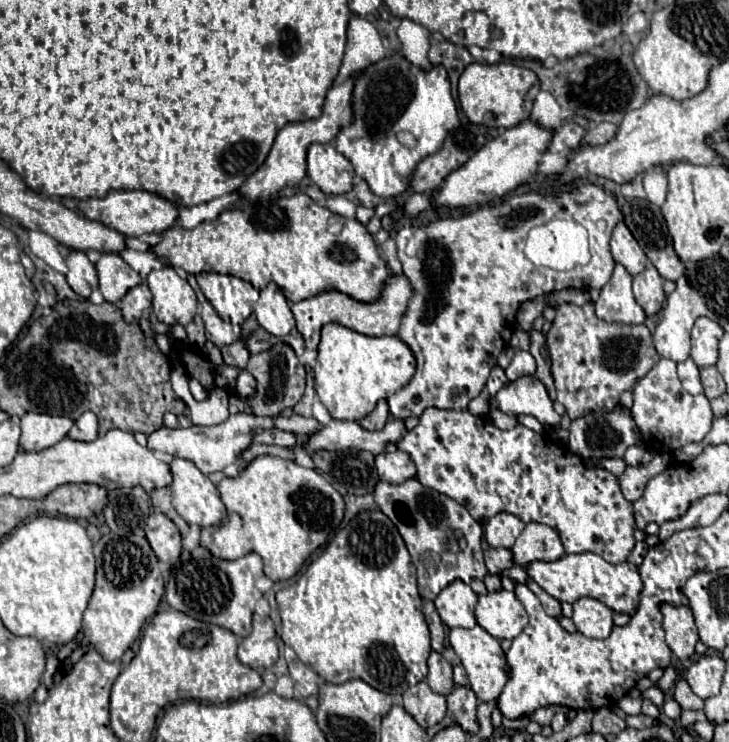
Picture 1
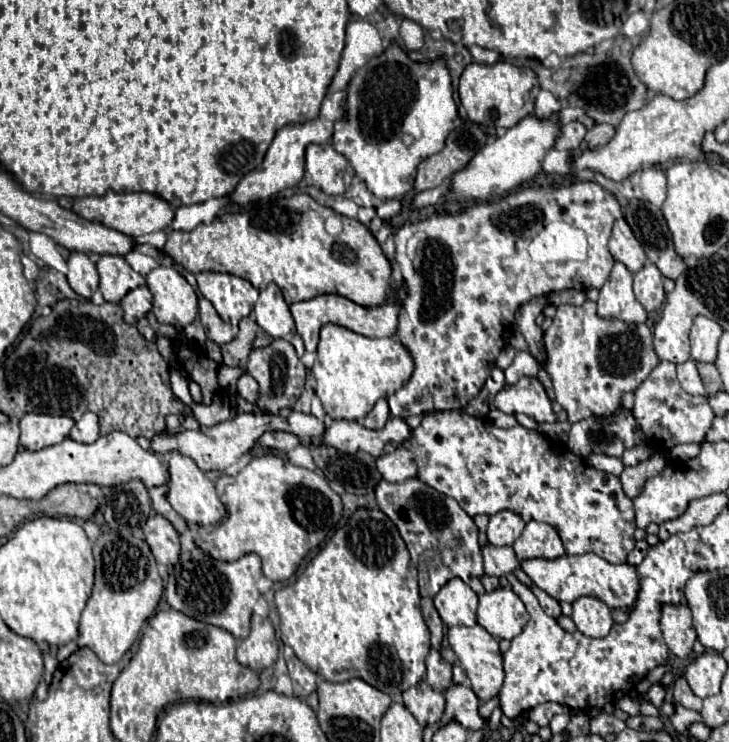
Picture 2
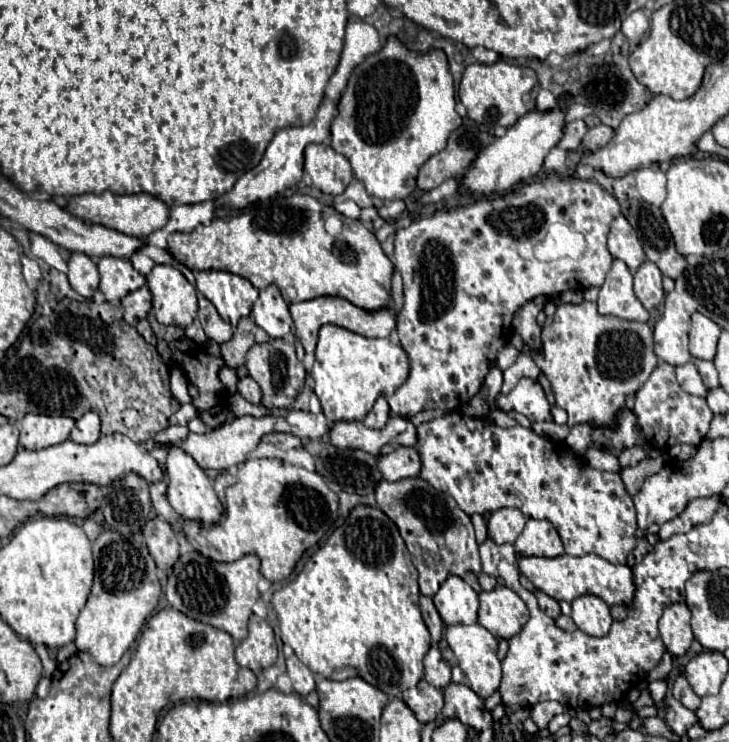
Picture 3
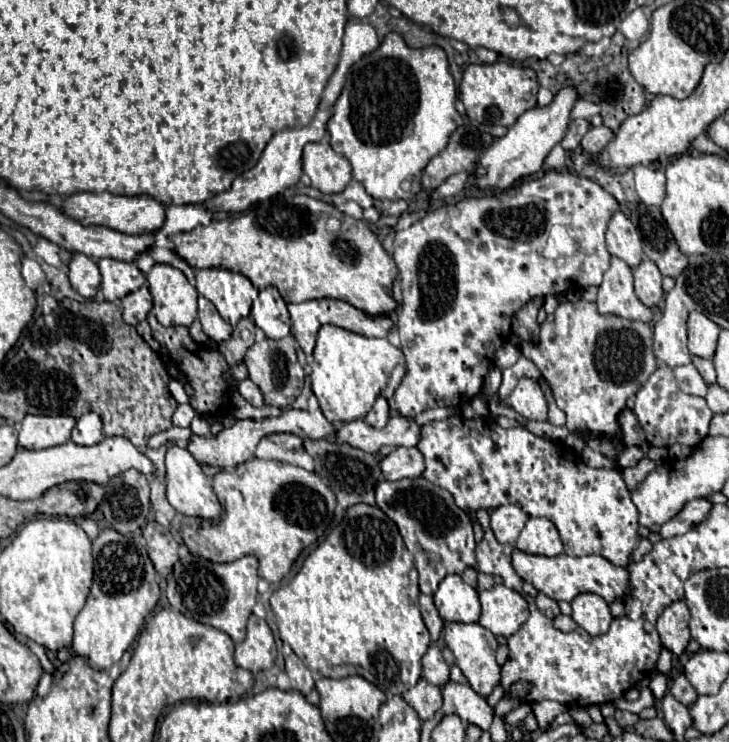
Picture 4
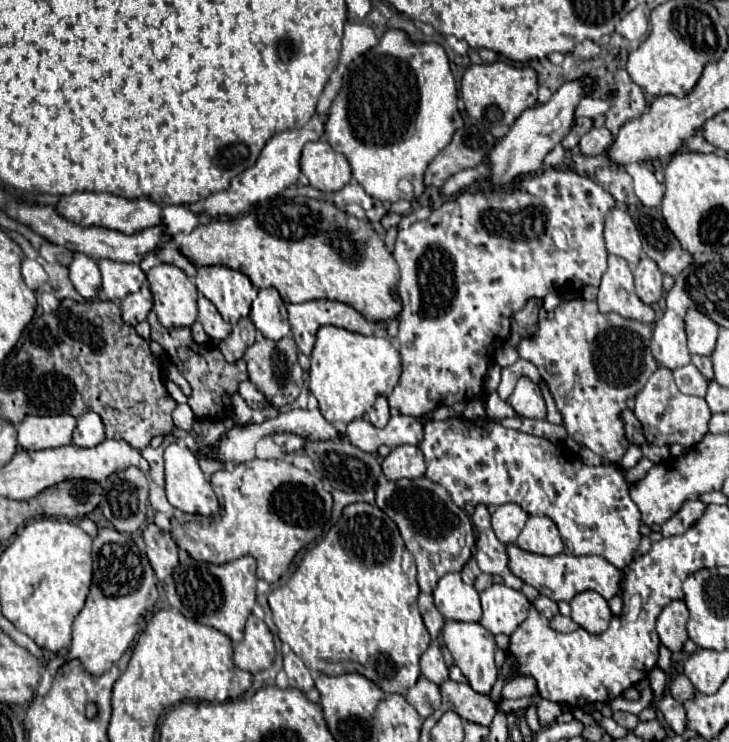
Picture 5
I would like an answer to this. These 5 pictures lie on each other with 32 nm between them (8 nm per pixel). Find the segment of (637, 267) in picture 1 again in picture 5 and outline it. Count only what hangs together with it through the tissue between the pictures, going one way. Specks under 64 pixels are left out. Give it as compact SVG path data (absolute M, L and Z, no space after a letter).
M614 208L608 214L604 238L606 238L606 250L610 254L624 258L632 268L640 262L640 258L642 258L640 234L638 234L632 218L624 210Z

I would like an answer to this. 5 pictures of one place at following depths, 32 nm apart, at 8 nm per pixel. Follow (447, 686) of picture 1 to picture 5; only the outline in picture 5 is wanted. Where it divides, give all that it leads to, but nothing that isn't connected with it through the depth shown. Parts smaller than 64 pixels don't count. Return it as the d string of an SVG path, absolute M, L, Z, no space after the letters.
M430 646L424 654L422 654L422 658L420 658L420 670L422 670L422 676L424 678L428 678L430 682L434 682L434 684L442 684L444 680L448 680L448 666L446 666L446 662L444 662L444 658L442 658L442 652L440 652L440 648L438 646Z

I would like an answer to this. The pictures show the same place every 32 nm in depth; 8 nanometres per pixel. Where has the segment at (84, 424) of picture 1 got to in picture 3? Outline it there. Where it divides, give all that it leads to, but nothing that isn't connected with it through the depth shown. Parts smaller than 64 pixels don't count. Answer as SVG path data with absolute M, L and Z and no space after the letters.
M86 412L74 426L70 438L78 444L94 444L100 438L100 418L94 412Z

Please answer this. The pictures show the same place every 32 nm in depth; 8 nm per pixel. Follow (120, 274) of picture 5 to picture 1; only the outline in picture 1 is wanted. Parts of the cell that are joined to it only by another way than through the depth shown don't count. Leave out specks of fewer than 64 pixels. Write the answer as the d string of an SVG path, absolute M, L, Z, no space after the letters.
M102 254L96 262L100 292L106 302L116 304L130 288L140 284L140 274L132 270L118 254Z

